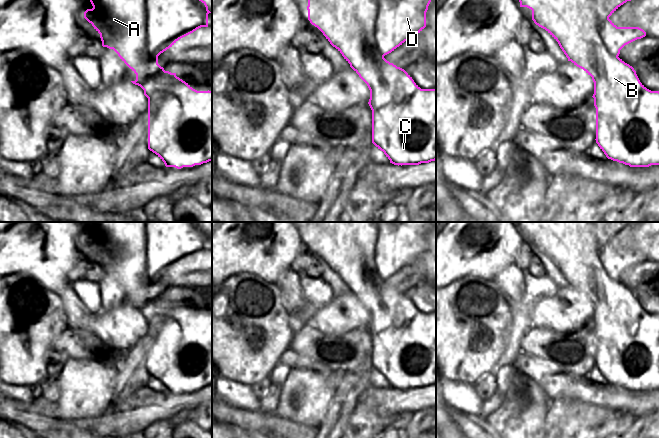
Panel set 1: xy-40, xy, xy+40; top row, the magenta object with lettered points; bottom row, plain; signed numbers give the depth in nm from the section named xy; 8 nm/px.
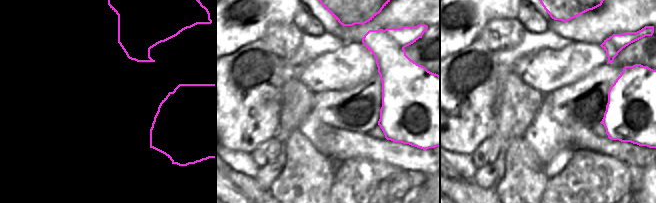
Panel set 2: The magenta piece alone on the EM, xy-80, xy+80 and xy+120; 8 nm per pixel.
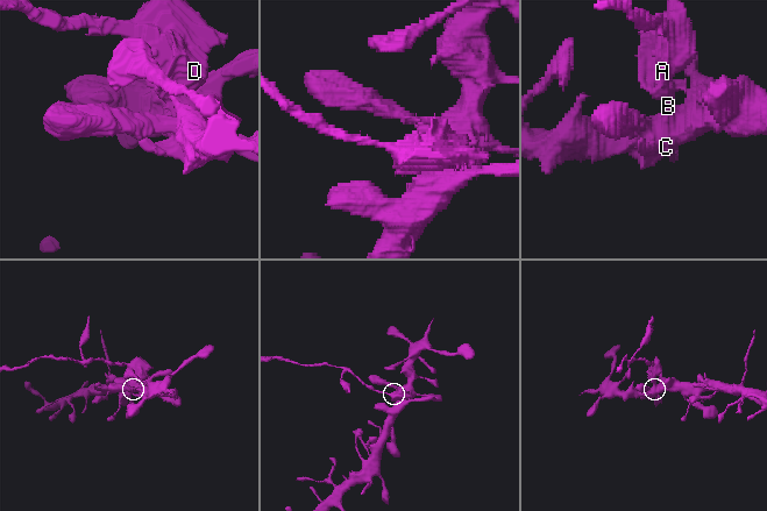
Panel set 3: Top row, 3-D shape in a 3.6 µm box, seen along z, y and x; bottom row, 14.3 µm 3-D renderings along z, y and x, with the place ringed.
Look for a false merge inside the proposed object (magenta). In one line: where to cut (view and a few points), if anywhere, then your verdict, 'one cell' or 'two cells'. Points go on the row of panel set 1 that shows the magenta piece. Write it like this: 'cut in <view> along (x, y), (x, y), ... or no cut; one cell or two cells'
cut in xy+40 along (617, 56), (612, 64), (600, 68), (592, 77); two cells

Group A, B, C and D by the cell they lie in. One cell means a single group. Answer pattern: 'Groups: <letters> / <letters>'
Groups: A D / B C

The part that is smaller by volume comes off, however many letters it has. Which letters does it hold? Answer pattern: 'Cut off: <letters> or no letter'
Cut off: A, D

